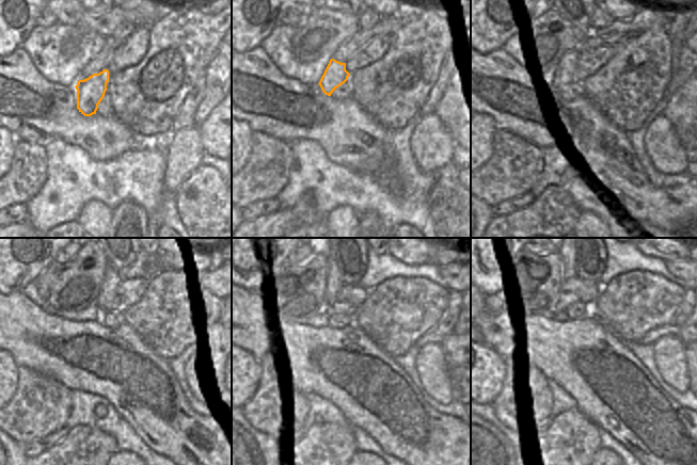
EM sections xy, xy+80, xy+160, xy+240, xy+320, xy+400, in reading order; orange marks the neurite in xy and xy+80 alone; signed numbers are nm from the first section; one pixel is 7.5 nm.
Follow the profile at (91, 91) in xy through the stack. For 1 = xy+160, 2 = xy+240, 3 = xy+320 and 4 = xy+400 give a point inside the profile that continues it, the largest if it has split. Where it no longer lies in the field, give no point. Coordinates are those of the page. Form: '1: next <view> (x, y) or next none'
1: next xy+160 (568, 64)
2: next xy+240 (94, 300)
3: next xy+320 (334, 283)
4: next xy+400 (568, 259)

